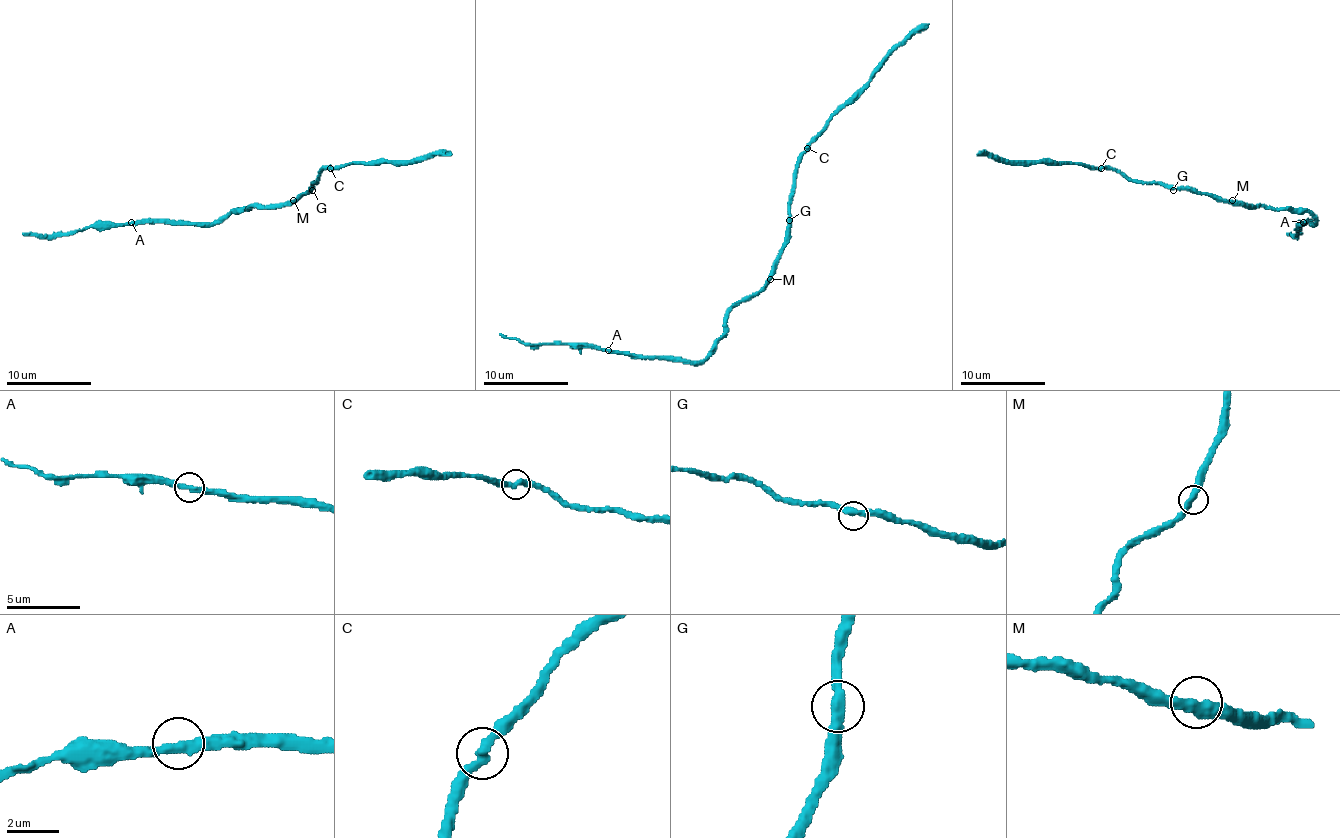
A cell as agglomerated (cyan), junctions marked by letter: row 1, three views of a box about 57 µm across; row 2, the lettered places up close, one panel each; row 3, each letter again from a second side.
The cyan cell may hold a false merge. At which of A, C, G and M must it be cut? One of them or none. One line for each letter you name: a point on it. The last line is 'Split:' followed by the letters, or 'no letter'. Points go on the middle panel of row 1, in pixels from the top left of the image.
Split: no letter

